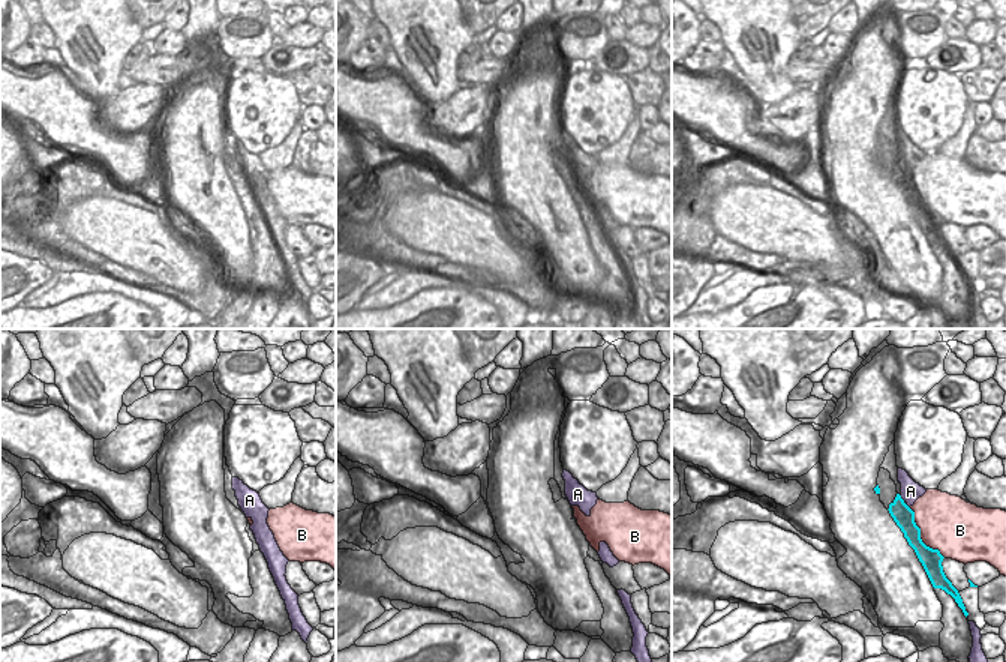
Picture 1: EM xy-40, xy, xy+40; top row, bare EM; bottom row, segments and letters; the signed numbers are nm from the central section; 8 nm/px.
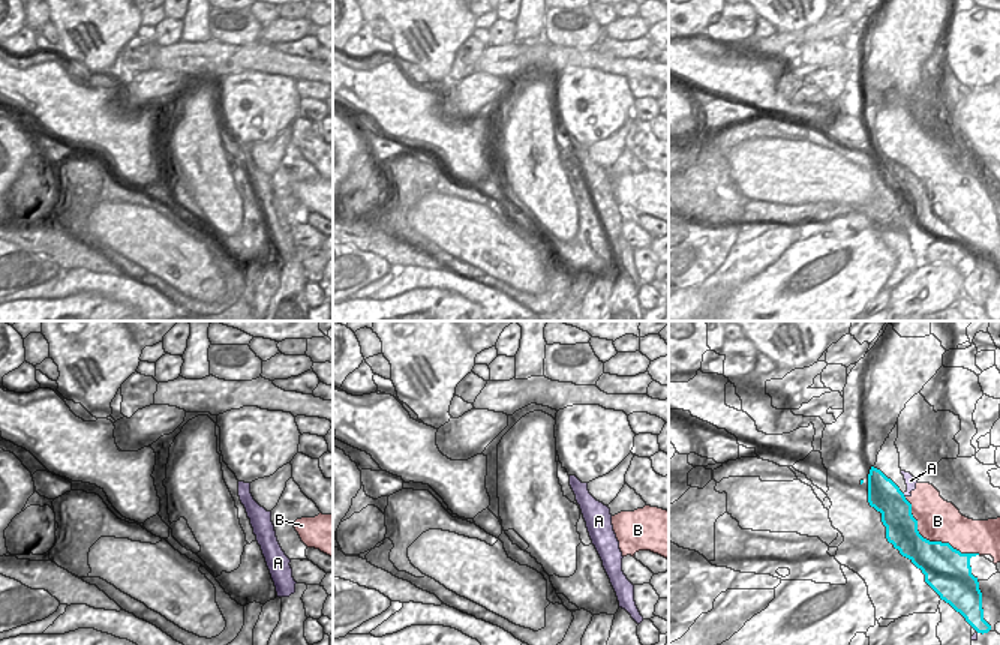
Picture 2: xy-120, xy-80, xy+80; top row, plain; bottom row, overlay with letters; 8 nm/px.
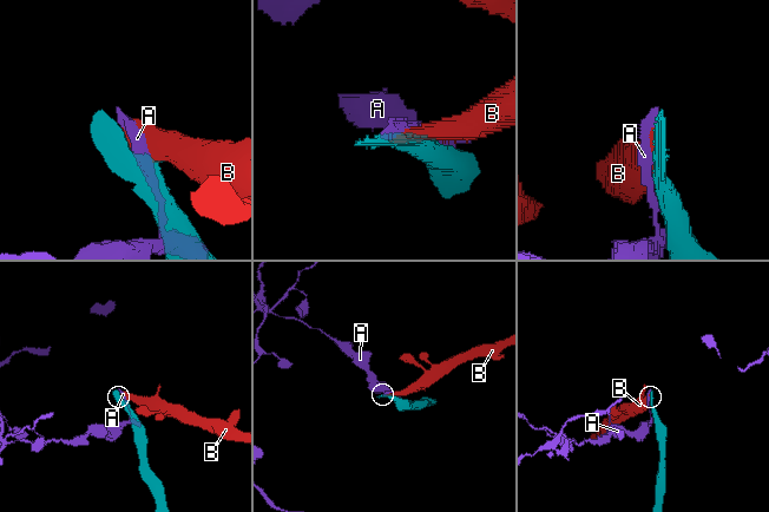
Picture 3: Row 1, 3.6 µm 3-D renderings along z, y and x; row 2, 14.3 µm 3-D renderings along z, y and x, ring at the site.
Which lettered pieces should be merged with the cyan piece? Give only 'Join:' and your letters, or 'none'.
Join: none

